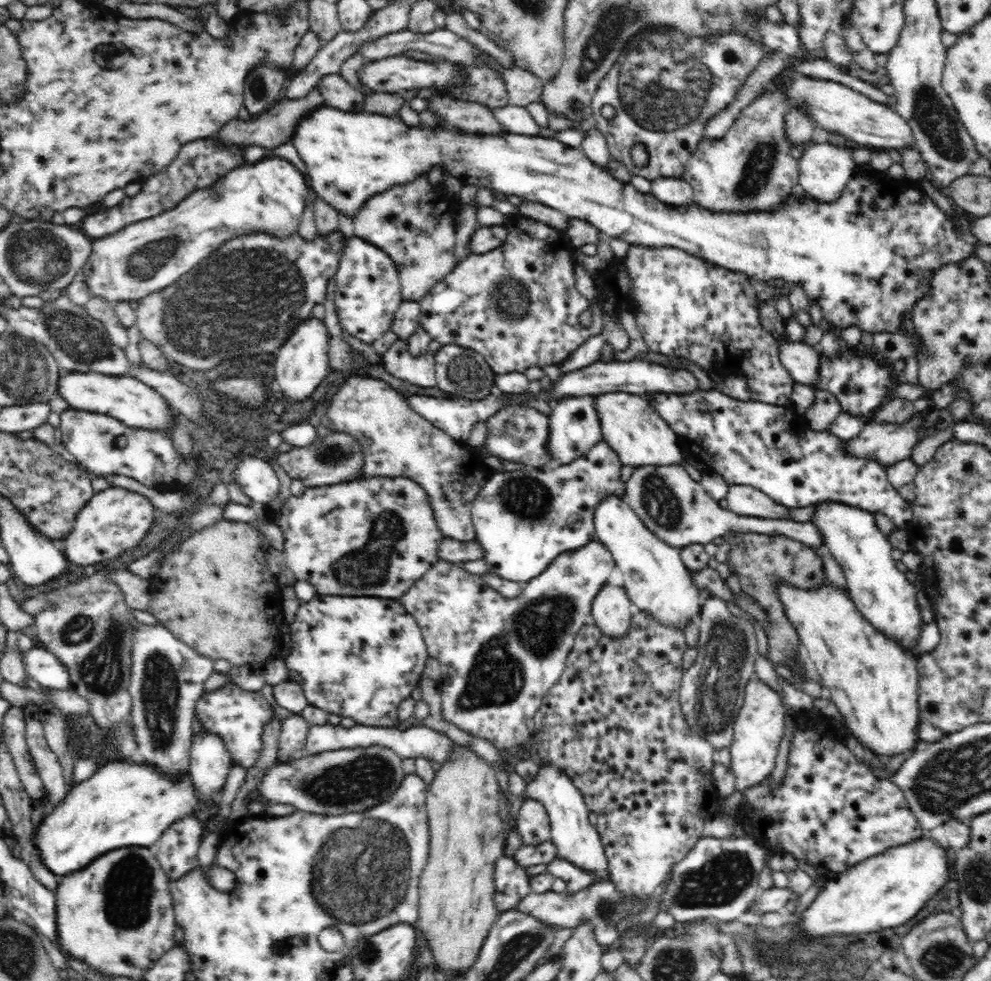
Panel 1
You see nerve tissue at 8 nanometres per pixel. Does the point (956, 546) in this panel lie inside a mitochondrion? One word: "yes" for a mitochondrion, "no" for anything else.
no

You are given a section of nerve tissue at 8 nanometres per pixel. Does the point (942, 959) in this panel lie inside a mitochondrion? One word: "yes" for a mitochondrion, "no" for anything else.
yes

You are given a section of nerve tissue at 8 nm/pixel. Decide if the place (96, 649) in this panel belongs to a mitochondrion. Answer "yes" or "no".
yes

